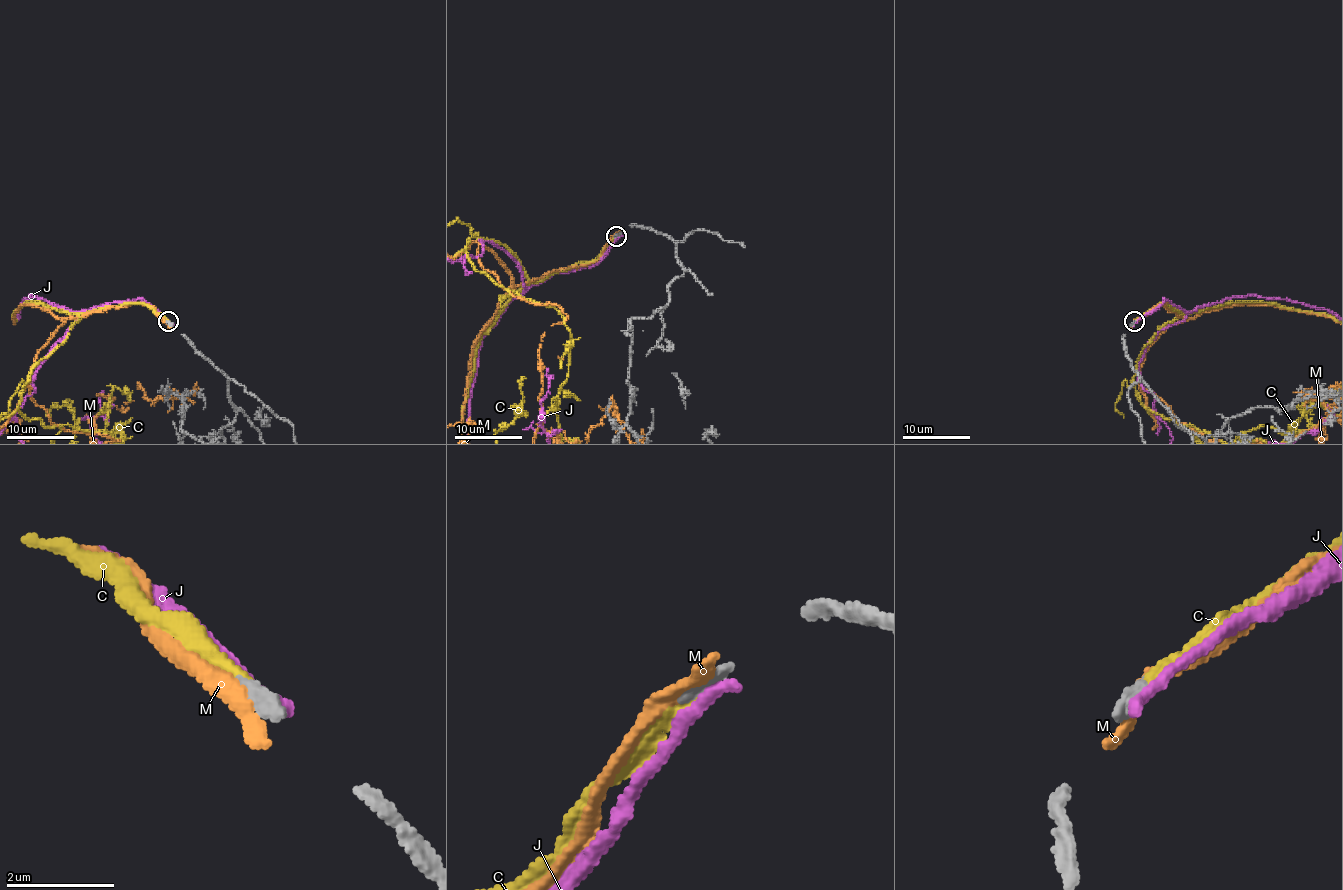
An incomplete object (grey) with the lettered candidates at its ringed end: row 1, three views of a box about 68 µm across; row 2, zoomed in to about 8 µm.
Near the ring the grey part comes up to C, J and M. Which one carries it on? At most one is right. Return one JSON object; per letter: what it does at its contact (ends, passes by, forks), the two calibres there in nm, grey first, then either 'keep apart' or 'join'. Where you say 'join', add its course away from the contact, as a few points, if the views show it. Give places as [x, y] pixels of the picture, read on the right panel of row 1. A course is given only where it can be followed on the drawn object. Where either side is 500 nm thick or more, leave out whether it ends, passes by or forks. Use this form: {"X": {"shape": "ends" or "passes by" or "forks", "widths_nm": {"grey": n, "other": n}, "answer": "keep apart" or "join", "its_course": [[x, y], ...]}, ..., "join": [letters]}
{"C": {"shape": "ends", "widths_nm": {"grey": 280, "other": 220}, "answer": "join"}, "J": {"shape": "ends", "widths_nm": {"grey": 300, "other": 280}, "answer": "keep apart"}, "M": {"shape": "ends", "widths_nm": {"grey": 300, "other": 320}, "answer": "keep apart"}, "join": ["C"]}

